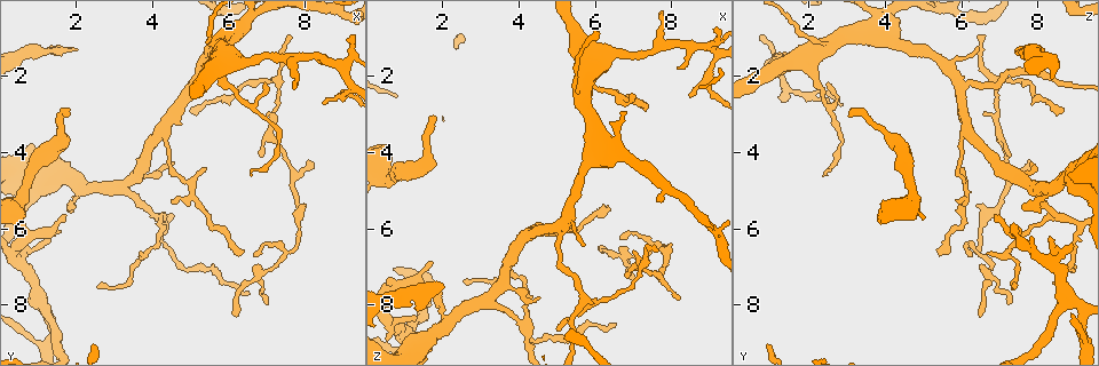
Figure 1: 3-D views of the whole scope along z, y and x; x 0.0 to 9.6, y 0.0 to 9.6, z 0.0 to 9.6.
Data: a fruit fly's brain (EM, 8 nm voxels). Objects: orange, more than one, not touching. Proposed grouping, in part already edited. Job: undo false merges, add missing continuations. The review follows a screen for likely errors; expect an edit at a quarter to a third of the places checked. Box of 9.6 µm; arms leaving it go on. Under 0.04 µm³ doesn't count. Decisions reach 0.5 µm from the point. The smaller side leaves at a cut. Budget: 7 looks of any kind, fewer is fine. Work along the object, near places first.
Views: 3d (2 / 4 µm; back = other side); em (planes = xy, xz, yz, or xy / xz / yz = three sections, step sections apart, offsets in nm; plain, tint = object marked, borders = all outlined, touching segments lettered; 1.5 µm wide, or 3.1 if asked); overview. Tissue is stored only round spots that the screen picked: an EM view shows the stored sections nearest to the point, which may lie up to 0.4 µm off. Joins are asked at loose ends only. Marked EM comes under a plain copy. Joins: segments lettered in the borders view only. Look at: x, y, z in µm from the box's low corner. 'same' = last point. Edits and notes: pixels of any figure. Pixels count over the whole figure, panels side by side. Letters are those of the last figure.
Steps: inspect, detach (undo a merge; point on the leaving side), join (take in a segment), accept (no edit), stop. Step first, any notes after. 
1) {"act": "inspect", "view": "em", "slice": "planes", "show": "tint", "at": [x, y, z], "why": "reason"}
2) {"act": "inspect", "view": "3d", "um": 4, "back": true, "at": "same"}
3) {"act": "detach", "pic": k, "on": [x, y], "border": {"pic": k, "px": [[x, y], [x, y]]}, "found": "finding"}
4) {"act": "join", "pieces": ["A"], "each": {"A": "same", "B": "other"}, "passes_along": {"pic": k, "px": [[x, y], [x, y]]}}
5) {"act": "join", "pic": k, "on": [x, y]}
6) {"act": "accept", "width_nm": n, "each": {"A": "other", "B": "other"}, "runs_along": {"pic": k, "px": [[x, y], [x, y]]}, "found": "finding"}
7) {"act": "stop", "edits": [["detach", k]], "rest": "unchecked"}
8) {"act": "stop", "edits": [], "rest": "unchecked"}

{"act": "inspect", "view": "em", "slice": "planes", "show": "tint", "at": [5.05, 2.95, 8.65], "why": "free end"}

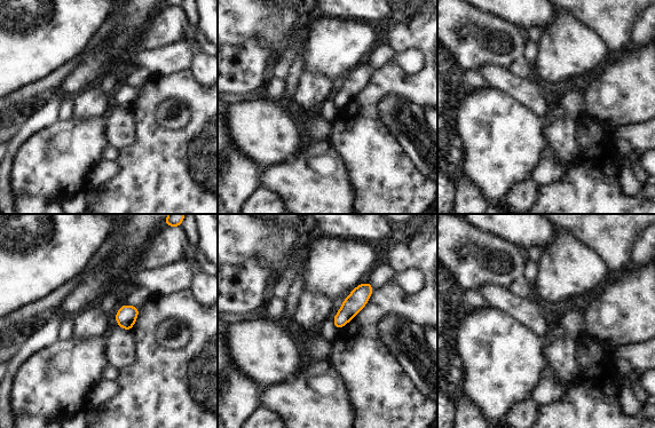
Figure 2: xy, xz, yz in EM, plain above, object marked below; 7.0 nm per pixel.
{"act": "inspect", "view": "em", "slice": "planes", "show": "borders", "at": "same", "why": "what lies round it"}

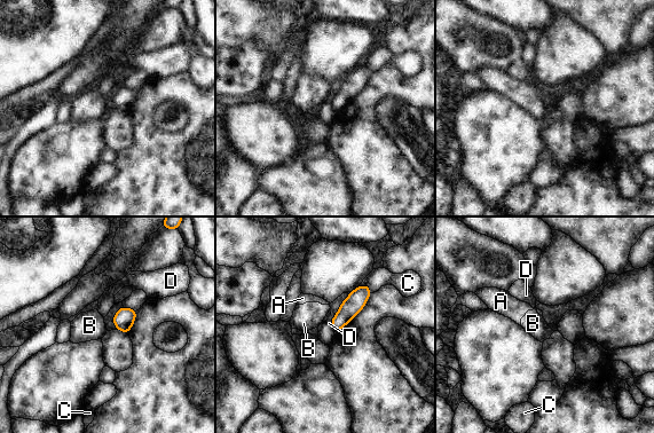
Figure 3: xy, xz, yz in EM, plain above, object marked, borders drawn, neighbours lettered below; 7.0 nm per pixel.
{"act": "accept", "each": {"A": "other", "B": "other", "C": "other", "D": "other"}, "border": {"pic": 3, "px": [[330, 323], [335, 330]]}, "found": "no lettered segment goes on from it"}

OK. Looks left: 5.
{"act": "inspect", "view": "3d", "um": 4, "at": [1.70, 5.70, 6.90], "why": "free end"}

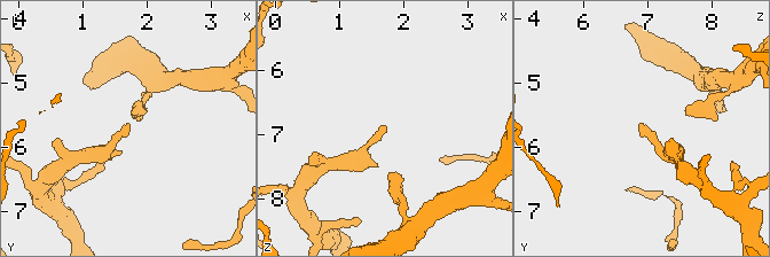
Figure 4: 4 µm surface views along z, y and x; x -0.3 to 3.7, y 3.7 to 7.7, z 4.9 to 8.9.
{"act": "inspect", "view": "em", "slice": "planes", "show": "borders", "at": [1.75, 5.65, 6.85], "why": "shape alone is not enough"}

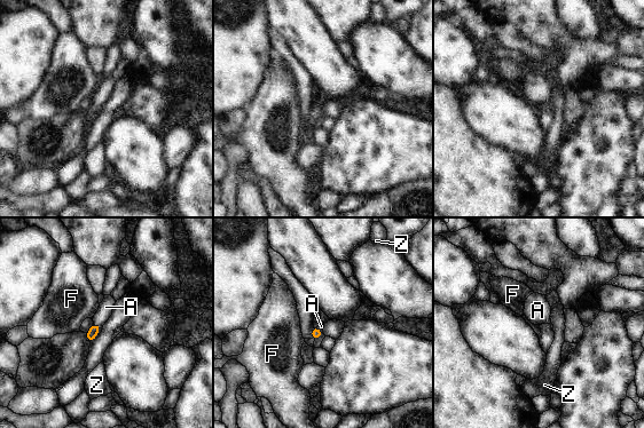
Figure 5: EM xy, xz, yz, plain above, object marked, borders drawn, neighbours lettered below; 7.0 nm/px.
{"act": "join", "pieces": ["A"], "each": {"A": "same", "F": "other", "Z": "other"}, "found": "it goes on there"}

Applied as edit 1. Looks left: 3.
{"act": "inspect", "view": "3d", "um": 2, "at": [2.60, 7.55, 7.40], "why": "an open end"}

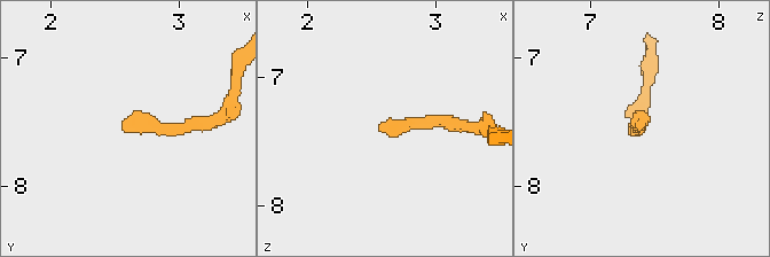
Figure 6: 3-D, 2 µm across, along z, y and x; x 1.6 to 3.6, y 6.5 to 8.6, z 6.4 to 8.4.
{"act": "inspect", "view": "em", "slice": "xz", "step": 8, "show": "tint", "at": [2.56, 7.56, 7.40], "why": "now the EM"}

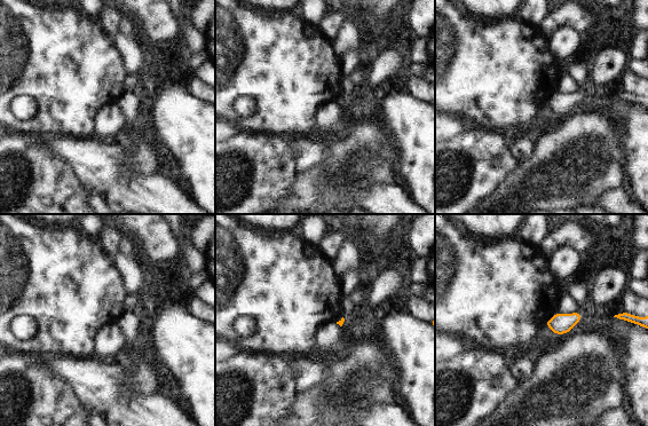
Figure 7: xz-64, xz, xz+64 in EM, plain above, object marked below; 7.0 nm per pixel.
{"act": "inspect", "view": "em", "slice": "planes", "show": "borders", "at": "same"}

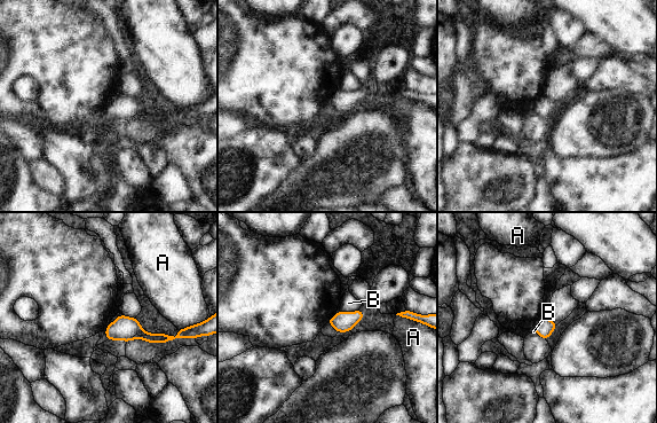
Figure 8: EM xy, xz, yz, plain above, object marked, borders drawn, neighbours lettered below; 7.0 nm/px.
{"act": "accept", "each": {"A": "other", "B": "other"}, "found": "none of them fits"}

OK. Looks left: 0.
{"act": "stop", "edits": [["join", 5]], "rest": "unchecked"}

